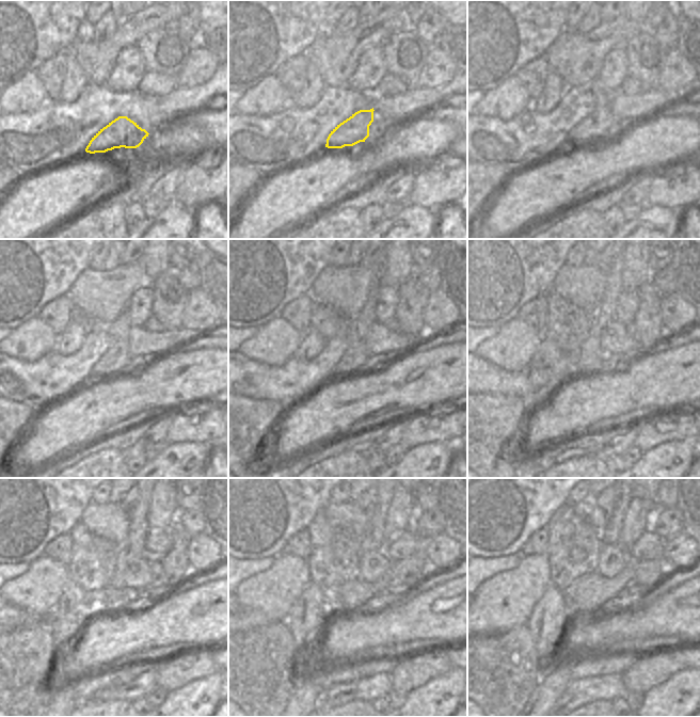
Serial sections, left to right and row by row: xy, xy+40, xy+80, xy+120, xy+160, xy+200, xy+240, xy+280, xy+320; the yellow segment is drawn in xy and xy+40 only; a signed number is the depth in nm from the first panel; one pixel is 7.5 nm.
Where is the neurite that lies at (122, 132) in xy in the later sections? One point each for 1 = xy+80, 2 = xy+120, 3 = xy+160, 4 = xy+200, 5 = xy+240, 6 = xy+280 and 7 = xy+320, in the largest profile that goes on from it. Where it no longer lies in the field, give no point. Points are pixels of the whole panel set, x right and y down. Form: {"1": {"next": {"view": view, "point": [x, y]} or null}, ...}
{"1": {"next": {"view": "xy+80", "point": [597, 125]}}, "2": {"next": {"view": "xy+120", "point": [117, 357]}}, "3": {"next": {"view": "xy+160", "point": [356, 354]}}, "4": {"next": {"view": "xy+200", "point": [590, 354]}}, "5": {"next": {"view": "xy+240", "point": [132, 546]}}, "6": {"next": {"view": "xy+280", "point": [372, 538]}}, "7": {"next": {"view": "xy+320", "point": [609, 536]}}}

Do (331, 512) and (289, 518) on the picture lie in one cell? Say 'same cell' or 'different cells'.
different cells

